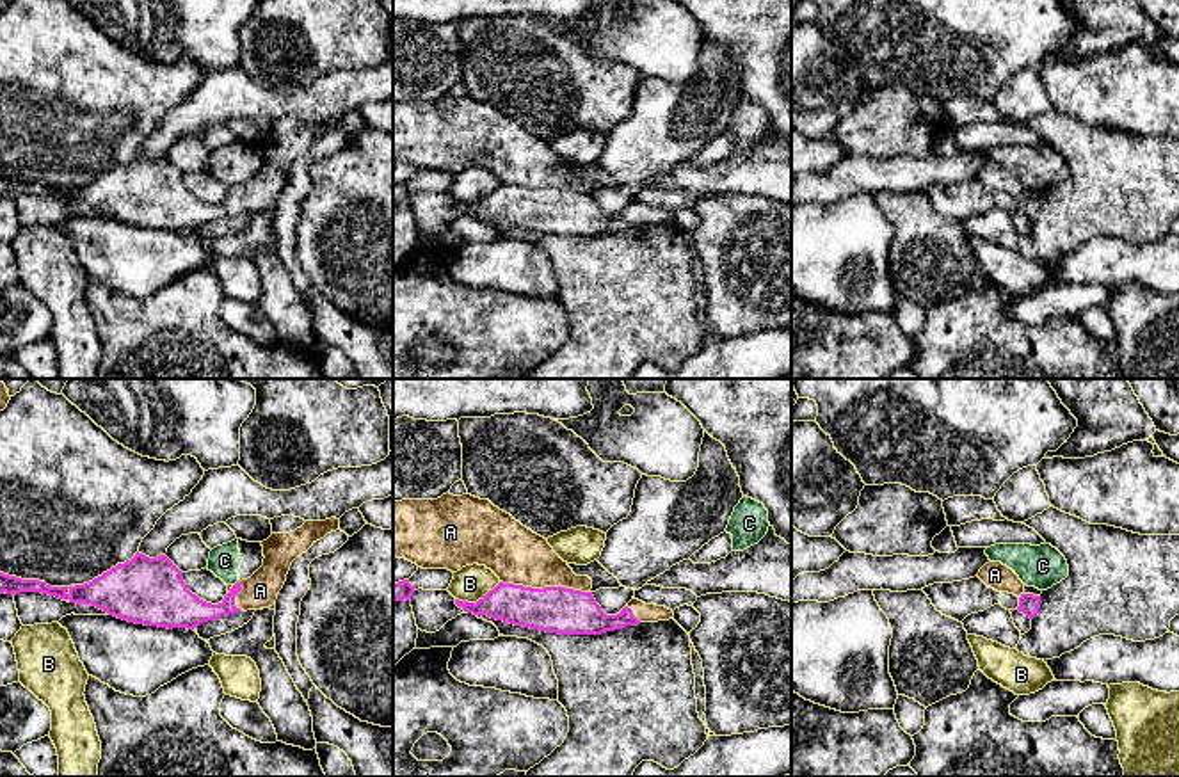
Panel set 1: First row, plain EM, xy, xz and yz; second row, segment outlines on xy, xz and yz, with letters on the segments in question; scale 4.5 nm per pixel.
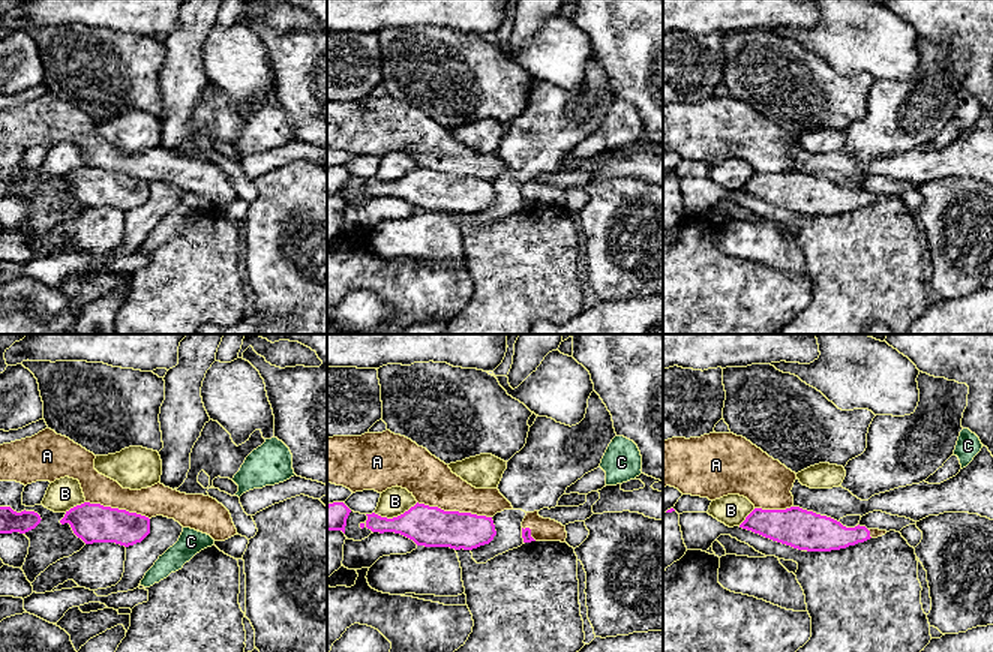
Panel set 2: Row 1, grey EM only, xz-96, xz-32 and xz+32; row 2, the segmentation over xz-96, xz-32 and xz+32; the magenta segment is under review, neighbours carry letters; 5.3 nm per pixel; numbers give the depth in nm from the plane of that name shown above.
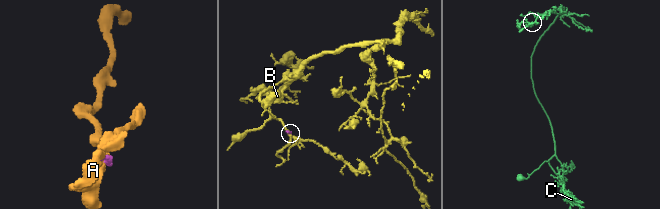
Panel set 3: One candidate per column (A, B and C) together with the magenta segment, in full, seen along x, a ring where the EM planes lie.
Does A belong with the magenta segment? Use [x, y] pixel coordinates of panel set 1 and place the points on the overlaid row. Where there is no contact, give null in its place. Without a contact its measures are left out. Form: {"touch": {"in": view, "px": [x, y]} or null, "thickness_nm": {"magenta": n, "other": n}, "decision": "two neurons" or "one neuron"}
{"touch": {"in": "xz", "px": [545, 587]}, "thickness_nm": {"magenta": 220, "other": 260}, "decision": "one neuron"}

